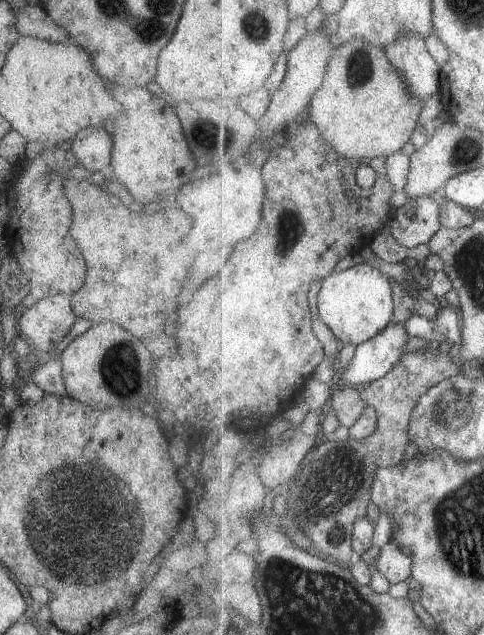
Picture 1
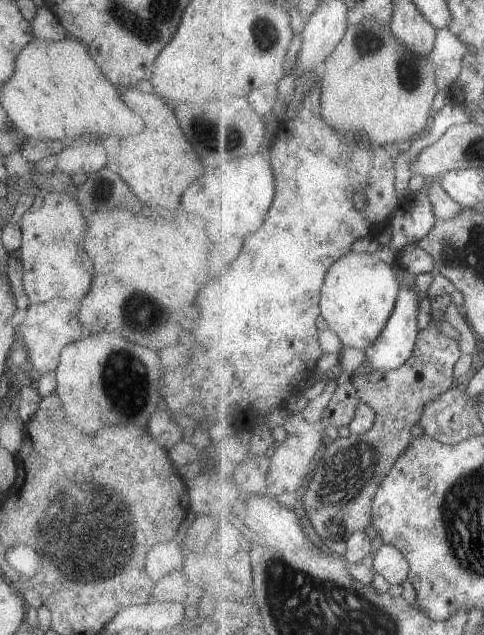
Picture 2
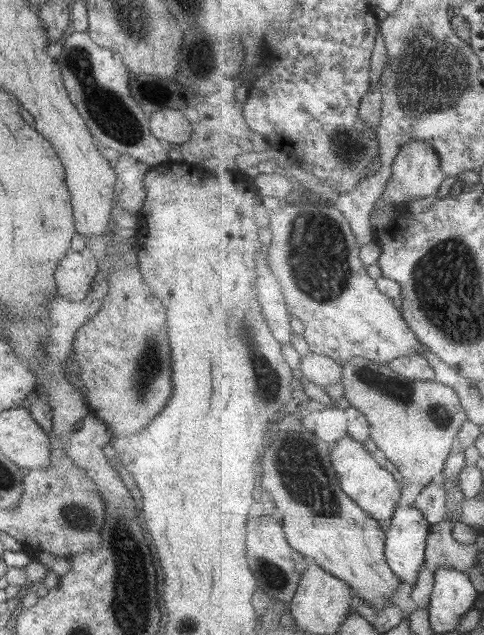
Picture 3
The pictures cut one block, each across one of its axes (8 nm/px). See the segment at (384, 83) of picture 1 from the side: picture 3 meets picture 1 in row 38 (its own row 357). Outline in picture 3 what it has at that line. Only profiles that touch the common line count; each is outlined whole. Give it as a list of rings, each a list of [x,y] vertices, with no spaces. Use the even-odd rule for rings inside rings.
[[[361,356],[351,358],[343,366],[341,383],[344,386],[343,403],[358,408],[368,418],[372,428],[371,440],[385,454],[402,484],[419,484],[425,488],[429,483],[440,479],[440,474],[445,471],[448,458],[459,441],[462,426],[468,421],[460,396],[452,386],[437,380],[413,380],[397,375],[388,364],[381,366]]]

